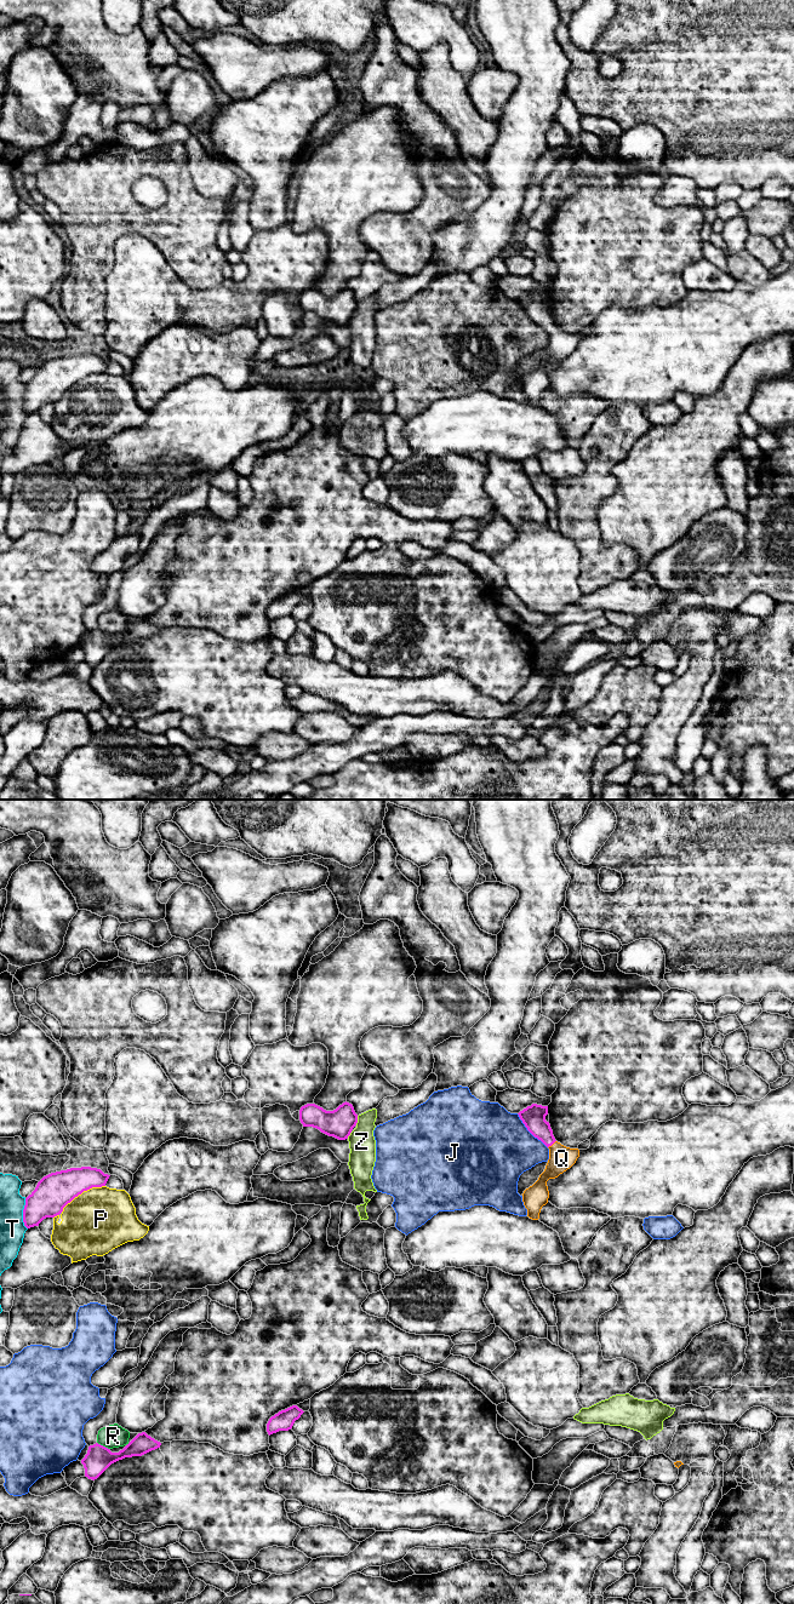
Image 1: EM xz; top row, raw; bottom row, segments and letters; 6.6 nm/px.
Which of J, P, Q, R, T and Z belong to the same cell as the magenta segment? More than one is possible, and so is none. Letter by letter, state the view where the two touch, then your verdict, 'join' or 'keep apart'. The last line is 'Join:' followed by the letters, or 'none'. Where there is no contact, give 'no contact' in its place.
J: xz | keep apart
P: xz | keep apart
Q: xz | join
R: xz | keep apart
T: xz | keep apart
Z: xz | keep apart
Join: Q

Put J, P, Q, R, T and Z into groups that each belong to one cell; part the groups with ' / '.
J / P / Q / R / T / Z

